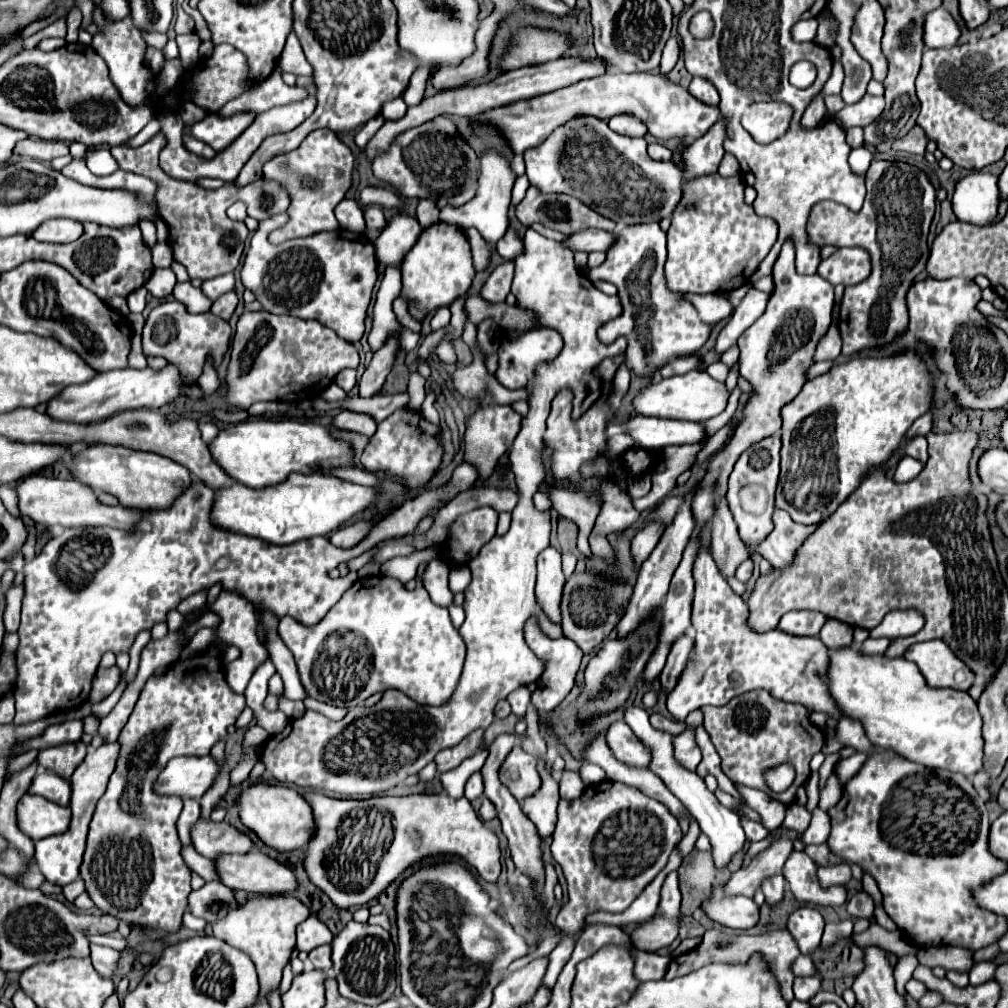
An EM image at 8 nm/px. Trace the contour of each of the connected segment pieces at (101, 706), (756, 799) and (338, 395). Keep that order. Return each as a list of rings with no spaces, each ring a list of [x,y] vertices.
[[[124,673],[122,674],[121,680],[119,682],[119,685],[116,687],[116,692],[112,692],[104,702],[96,702],[96,704],[90,704],[92,706],[92,716],[94,718],[104,718],[114,706],[116,706],[116,702],[120,700],[120,696],[122,696],[125,689],[125,683],[124,683]]]
[[[738,784],[738,790],[744,796],[744,802],[762,816],[762,826],[766,826],[768,830],[774,830],[776,826],[782,824],[788,806],[782,806],[782,802],[770,798],[766,792],[756,792],[748,786]]]
[[[330,384],[330,386],[322,392],[322,398],[328,400],[328,402],[336,402],[336,400],[344,400],[344,398],[346,398],[346,392],[344,392],[340,386]]]

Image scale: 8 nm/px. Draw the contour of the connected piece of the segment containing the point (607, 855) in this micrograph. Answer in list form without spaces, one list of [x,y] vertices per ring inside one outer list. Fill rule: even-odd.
[[[606,780],[602,784],[592,784],[584,788],[580,798],[560,800],[550,852],[566,876],[568,904],[560,908],[554,926],[560,934],[568,936],[564,936],[548,956],[550,964],[544,976],[546,986],[556,984],[560,970],[574,950],[574,938],[582,930],[584,918],[598,910],[624,912],[666,866],[668,856],[680,838],[680,824],[662,802],[620,782]]]

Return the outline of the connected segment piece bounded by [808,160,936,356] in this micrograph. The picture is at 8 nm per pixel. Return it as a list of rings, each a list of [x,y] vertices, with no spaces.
[[[874,160],[866,172],[866,202],[858,214],[850,212],[844,206],[832,206],[832,202],[820,202],[814,206],[810,222],[808,222],[808,234],[810,240],[818,246],[860,246],[870,252],[872,256],[872,274],[868,280],[848,286],[844,292],[842,308],[840,308],[840,334],[844,340],[842,356],[850,356],[854,352],[860,352],[864,348],[876,348],[884,346],[894,340],[896,334],[904,332],[908,326],[908,308],[906,308],[906,292],[912,286],[910,282],[926,268],[928,260],[928,226],[934,216],[936,208],[936,190],[930,184],[928,176],[906,162],[888,162],[888,160]]]

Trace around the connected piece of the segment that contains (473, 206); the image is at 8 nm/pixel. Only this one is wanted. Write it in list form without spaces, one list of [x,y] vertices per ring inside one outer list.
[[[488,150],[482,156],[482,172],[478,178],[478,190],[476,196],[466,202],[464,206],[446,206],[440,210],[440,220],[448,222],[452,226],[474,226],[482,238],[486,240],[486,244],[496,244],[508,230],[508,208],[510,208],[510,190],[514,184],[516,174],[510,168],[510,162],[506,158],[502,158],[498,152]]]

